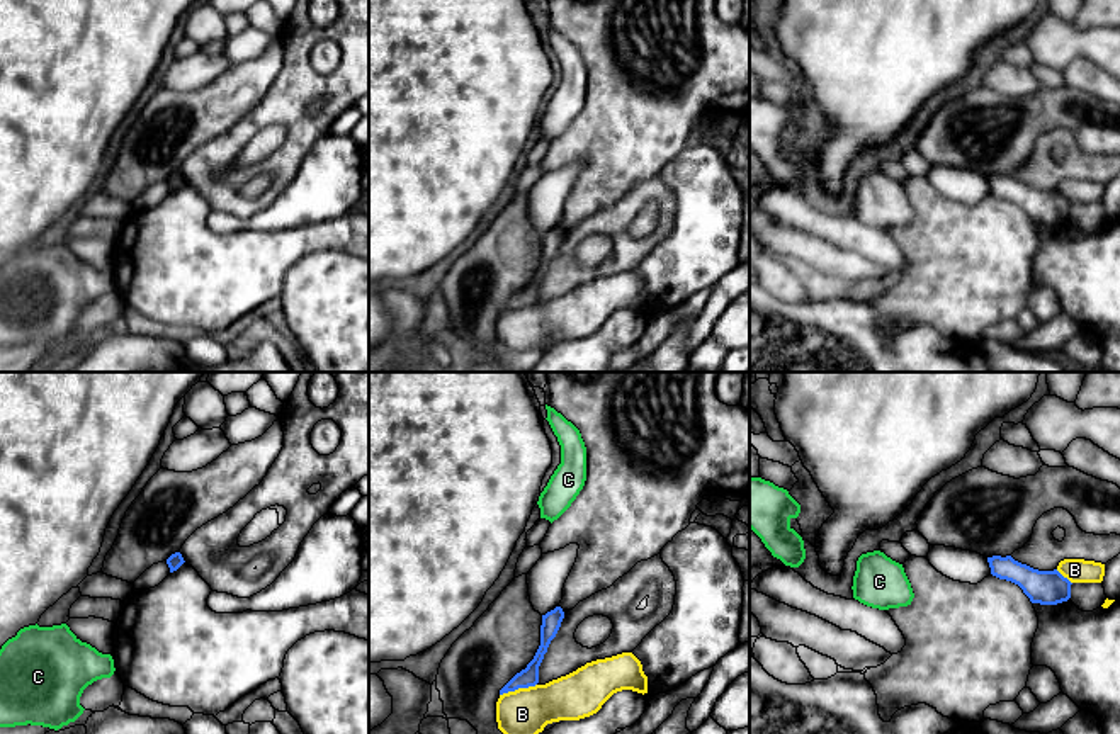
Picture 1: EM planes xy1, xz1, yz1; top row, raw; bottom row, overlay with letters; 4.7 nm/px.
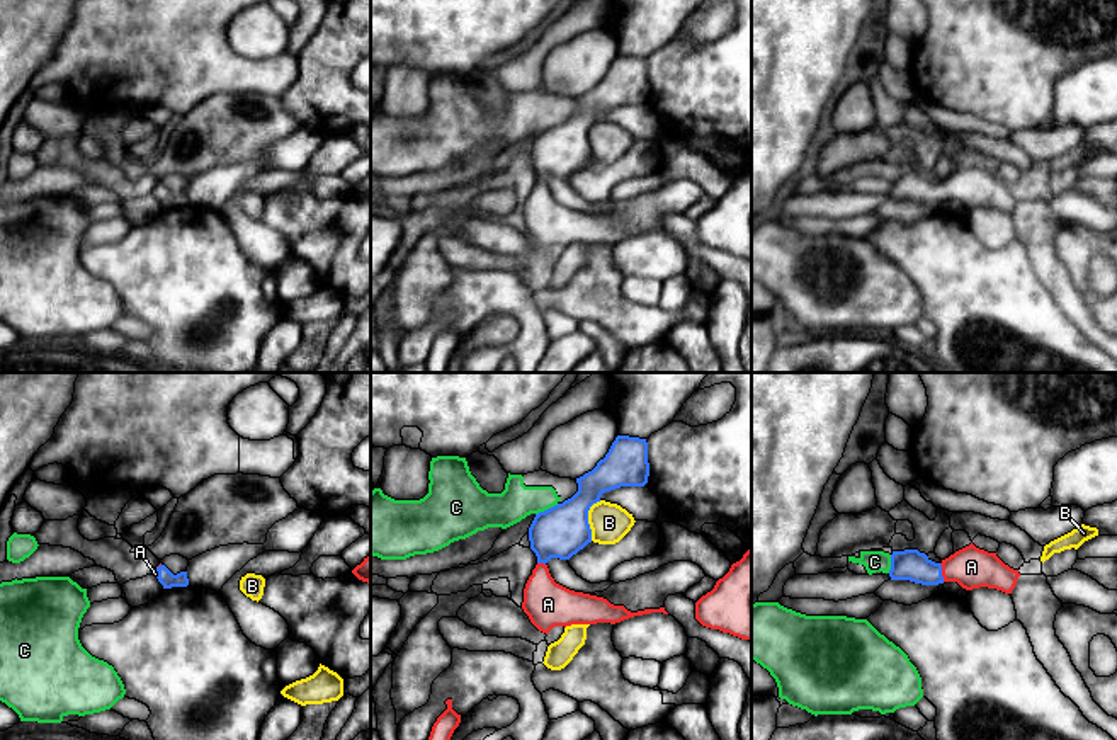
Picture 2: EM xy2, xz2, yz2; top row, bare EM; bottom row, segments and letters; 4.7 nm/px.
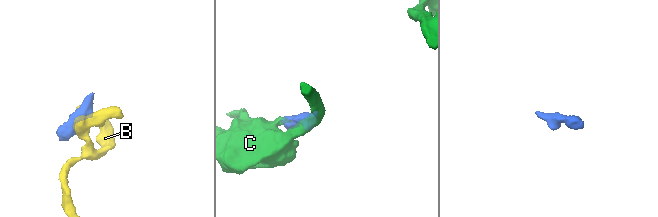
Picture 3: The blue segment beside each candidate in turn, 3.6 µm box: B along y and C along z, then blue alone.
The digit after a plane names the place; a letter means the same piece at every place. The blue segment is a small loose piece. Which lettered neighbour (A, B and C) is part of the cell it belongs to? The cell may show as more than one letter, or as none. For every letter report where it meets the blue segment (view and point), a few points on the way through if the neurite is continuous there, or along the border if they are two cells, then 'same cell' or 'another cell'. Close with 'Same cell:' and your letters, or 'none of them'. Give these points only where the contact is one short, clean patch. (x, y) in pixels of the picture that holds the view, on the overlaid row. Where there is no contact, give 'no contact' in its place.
A: contact yz2 (941, 572); way yz2 (912, 565), (925, 572), (941, 572), (971, 567); same cell
B: contact xz2 (587, 519); another cell
C: contact xz2 (548, 509); border xz2 (558, 504), (536, 514); another cell
Same cell: A

